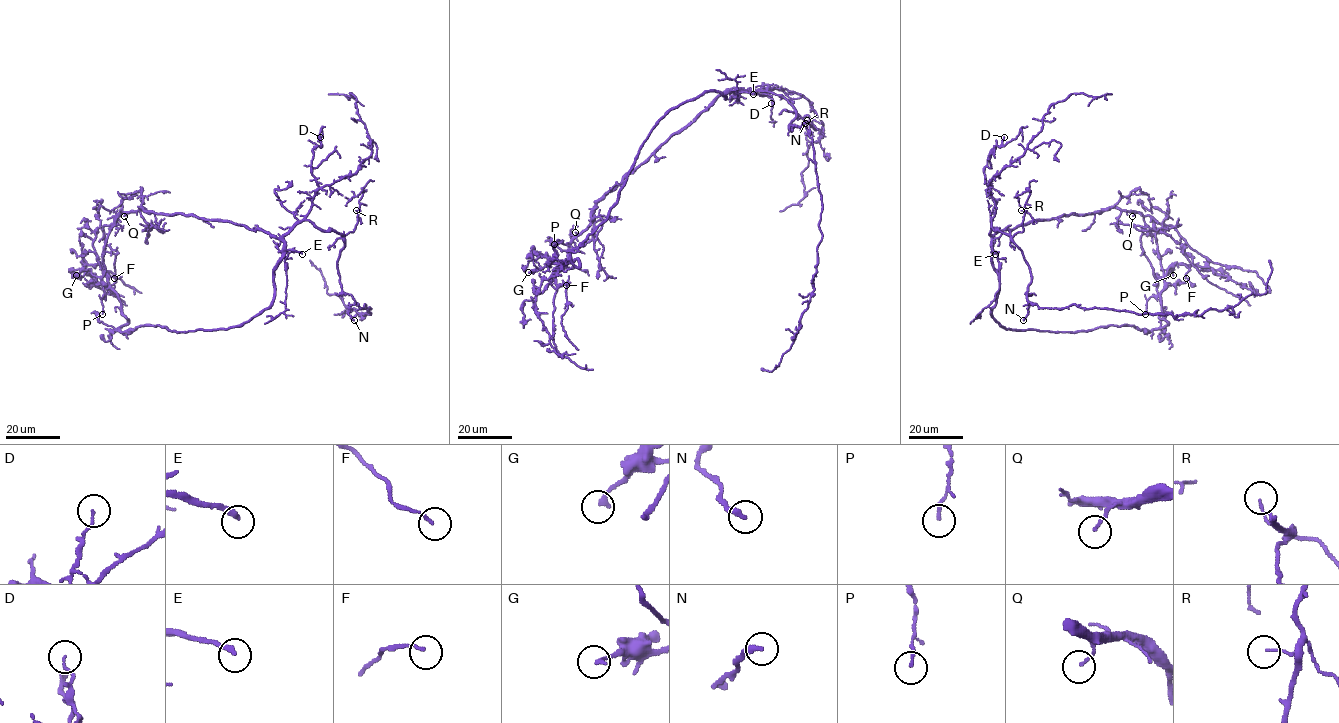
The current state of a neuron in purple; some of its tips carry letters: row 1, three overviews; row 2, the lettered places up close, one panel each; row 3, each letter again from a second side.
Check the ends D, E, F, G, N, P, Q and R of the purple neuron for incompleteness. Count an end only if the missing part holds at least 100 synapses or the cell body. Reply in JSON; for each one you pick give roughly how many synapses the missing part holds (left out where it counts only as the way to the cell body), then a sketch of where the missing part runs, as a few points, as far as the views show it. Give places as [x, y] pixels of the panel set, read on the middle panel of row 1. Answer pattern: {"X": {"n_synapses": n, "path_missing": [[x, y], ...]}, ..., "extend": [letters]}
{"E": {"path_missing": [[753, 94], [762, 107], [767, 108], [786, 56], [795, 47], [816, 46], [823, 40], [840, 48], [846, 42]]}, "extend": ["E"]}

